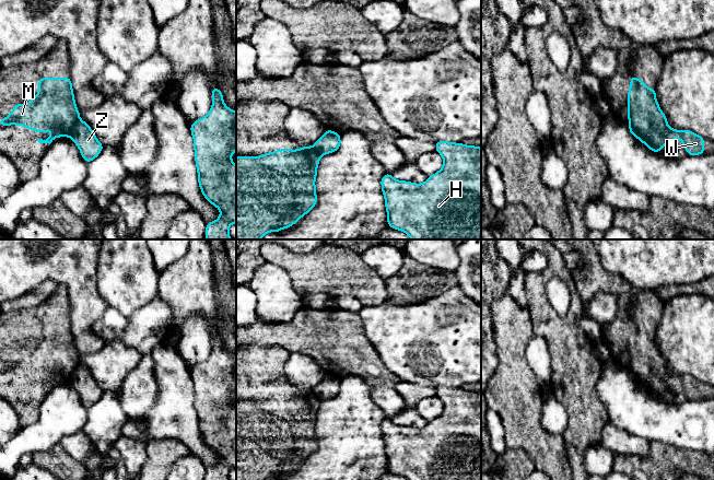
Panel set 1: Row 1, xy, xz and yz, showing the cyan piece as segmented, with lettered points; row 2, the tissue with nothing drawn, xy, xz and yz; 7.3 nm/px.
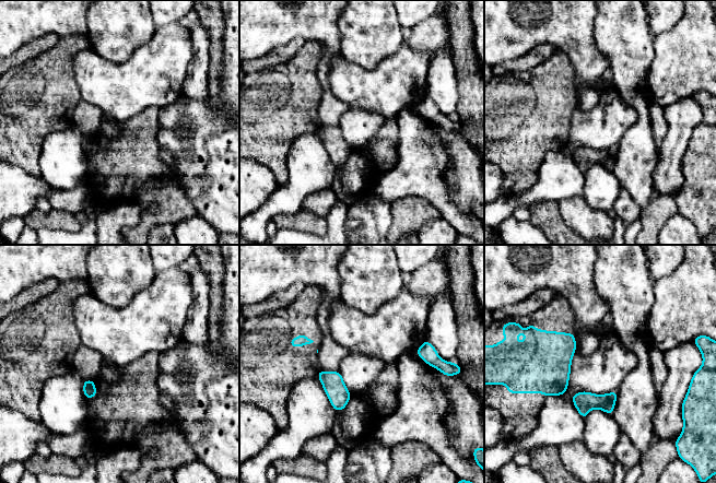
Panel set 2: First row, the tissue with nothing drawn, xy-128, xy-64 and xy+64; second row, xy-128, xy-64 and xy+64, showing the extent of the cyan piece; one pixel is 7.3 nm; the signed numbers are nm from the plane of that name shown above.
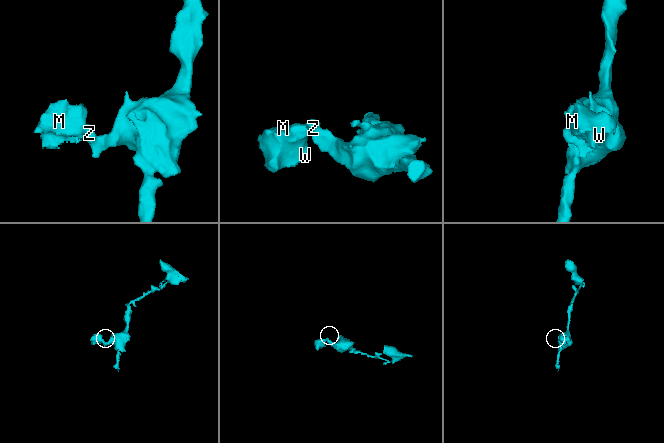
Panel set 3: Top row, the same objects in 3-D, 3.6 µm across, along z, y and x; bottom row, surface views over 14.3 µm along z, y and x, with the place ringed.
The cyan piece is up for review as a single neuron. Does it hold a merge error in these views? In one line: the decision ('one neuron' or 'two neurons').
two neurons

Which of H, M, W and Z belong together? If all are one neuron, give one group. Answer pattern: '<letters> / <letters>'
H Z / M W

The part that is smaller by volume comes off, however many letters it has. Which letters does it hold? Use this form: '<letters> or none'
M, W

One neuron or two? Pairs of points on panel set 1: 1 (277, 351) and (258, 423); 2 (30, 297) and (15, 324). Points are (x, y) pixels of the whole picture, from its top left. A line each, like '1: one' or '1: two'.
1: one
2: two

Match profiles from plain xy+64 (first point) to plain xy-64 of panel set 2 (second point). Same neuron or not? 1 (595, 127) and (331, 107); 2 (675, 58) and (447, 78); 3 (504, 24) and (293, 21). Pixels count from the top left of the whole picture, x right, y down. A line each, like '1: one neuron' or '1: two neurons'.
1: two neurons
2: two neurons
3: one neuron

